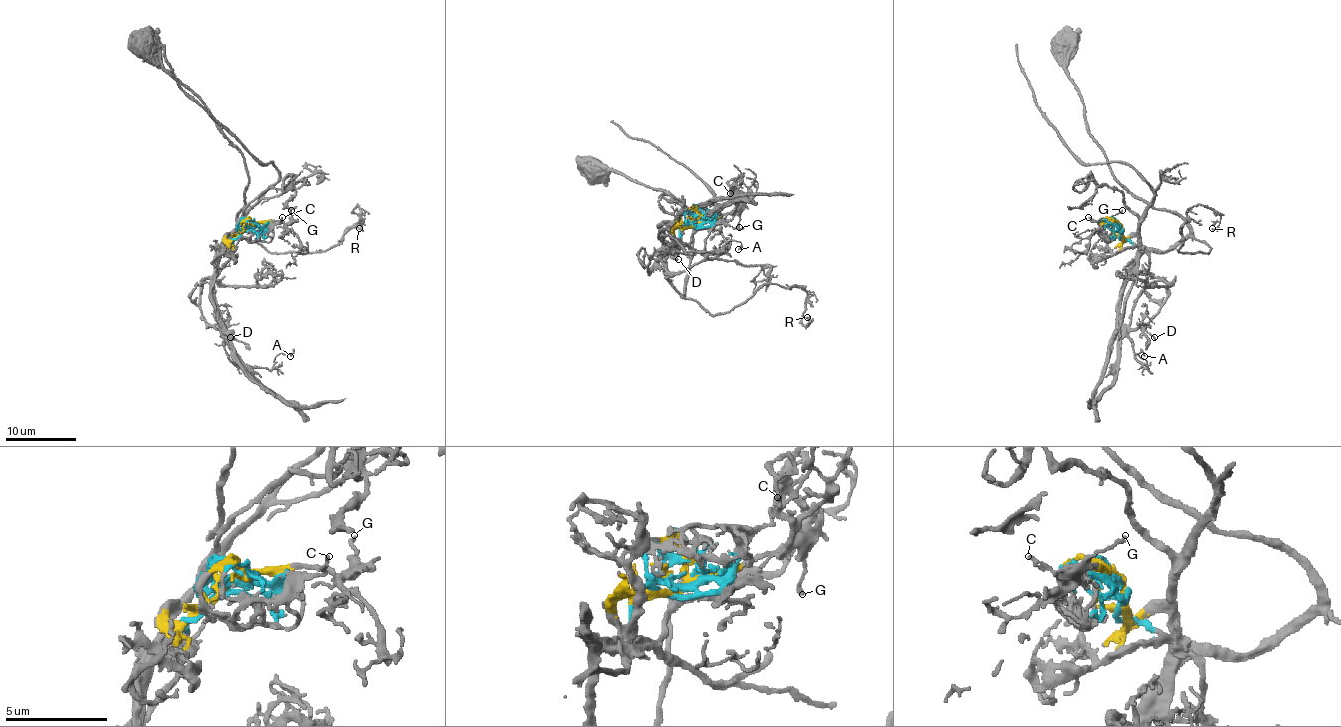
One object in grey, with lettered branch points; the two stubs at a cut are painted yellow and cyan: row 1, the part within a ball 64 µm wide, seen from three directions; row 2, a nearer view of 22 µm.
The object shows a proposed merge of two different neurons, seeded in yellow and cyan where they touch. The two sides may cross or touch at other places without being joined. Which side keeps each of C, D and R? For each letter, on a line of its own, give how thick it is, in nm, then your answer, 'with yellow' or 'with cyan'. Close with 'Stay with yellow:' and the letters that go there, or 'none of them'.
C: calibre 150 nm; with cyan
D: calibre 180 nm; with cyan
R: calibre 190 nm; with cyan
Stay with yellow: none of them

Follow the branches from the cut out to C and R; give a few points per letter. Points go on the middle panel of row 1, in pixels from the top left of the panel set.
C: (692, 224), (708, 222), (730, 194)
R: (692, 224), (666, 260), (666, 277), (683, 297), (717, 315), (765, 284), (801, 286), (804, 325), (806, 316)

